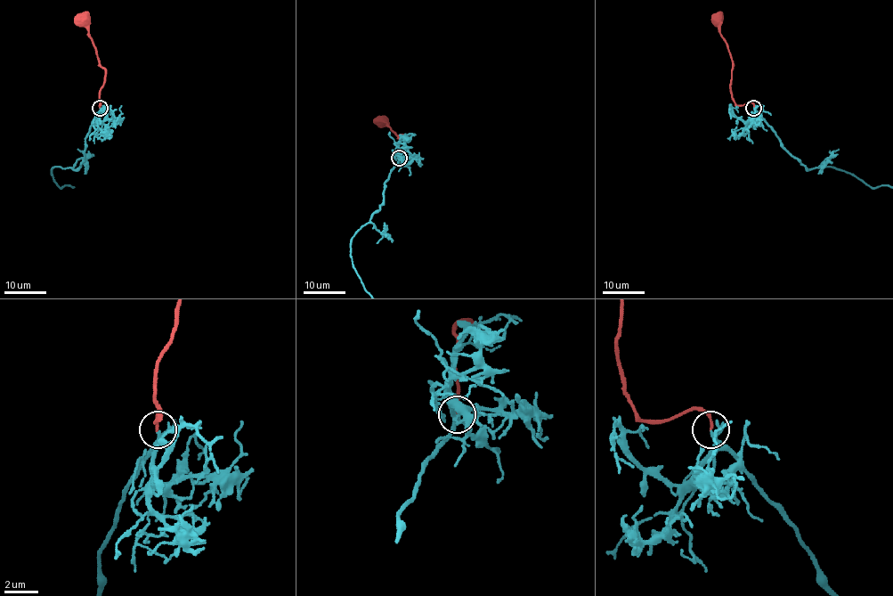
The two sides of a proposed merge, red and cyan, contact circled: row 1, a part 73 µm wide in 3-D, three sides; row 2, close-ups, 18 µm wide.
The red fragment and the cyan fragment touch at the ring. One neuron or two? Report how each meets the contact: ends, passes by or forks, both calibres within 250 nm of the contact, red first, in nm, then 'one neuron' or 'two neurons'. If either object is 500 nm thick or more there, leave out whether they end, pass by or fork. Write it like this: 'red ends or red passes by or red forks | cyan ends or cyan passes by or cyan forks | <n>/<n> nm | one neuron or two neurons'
red ends | cyan forks | 180/170 nm | one neuron

